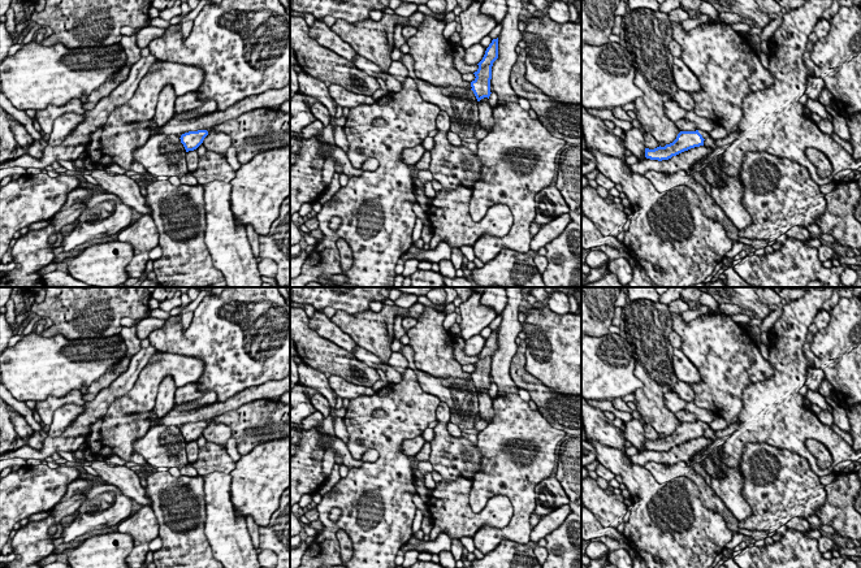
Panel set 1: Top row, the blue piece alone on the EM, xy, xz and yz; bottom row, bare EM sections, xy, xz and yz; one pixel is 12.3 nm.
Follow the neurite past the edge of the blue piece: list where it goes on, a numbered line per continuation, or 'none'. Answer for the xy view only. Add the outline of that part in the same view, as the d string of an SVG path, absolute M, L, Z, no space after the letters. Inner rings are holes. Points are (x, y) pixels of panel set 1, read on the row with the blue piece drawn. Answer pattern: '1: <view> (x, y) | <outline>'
none

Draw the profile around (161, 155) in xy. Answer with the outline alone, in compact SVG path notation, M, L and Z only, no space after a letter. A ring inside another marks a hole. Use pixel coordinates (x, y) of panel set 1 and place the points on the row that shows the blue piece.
M151 134L148 140L134 149L134 159L144 166L152 178L182 177L189 173L186 149L179 136Z

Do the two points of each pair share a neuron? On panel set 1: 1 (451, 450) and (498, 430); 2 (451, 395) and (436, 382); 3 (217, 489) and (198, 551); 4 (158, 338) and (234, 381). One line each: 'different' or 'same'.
1: different
2: same
3: different
4: same

